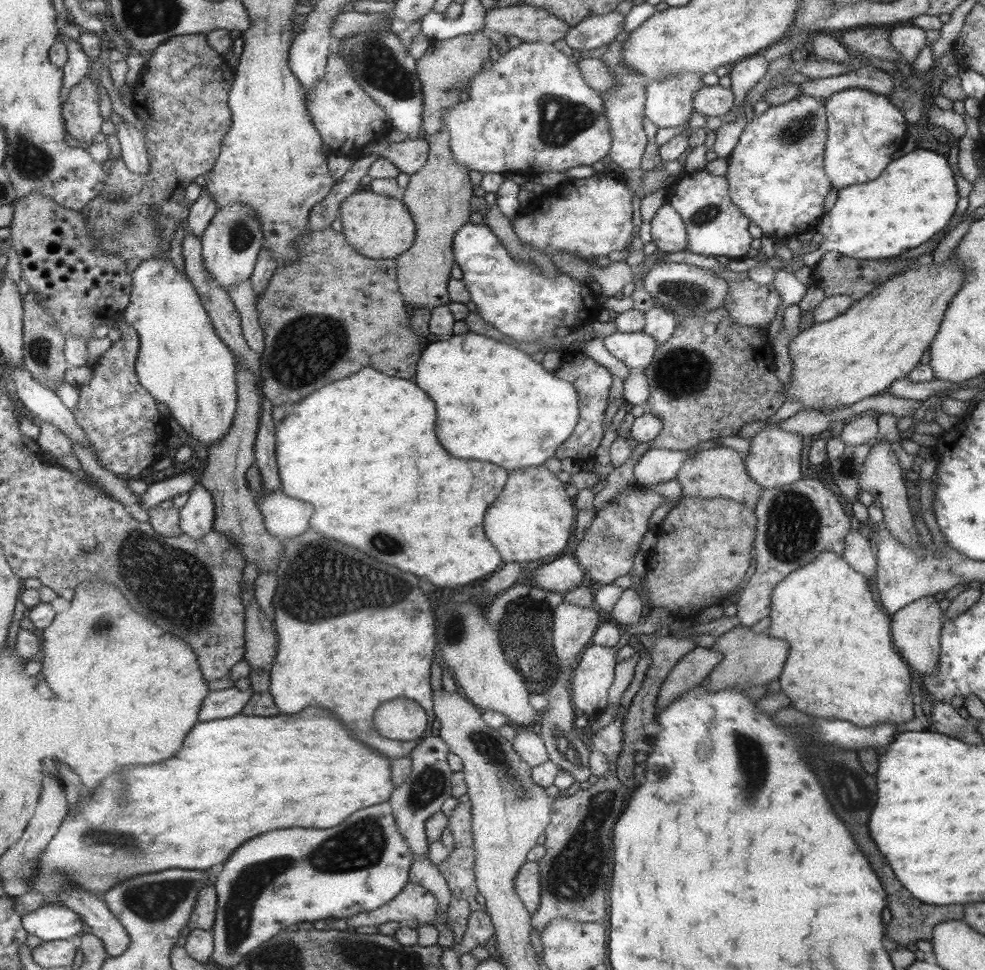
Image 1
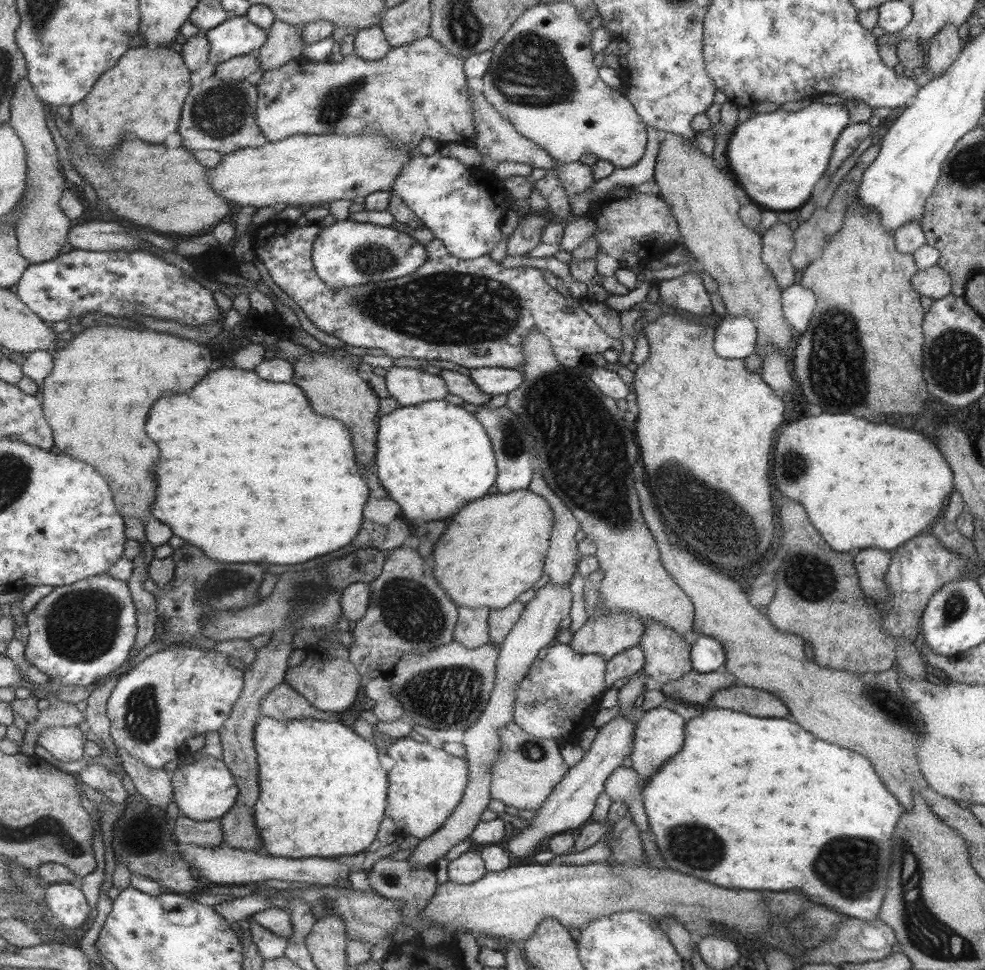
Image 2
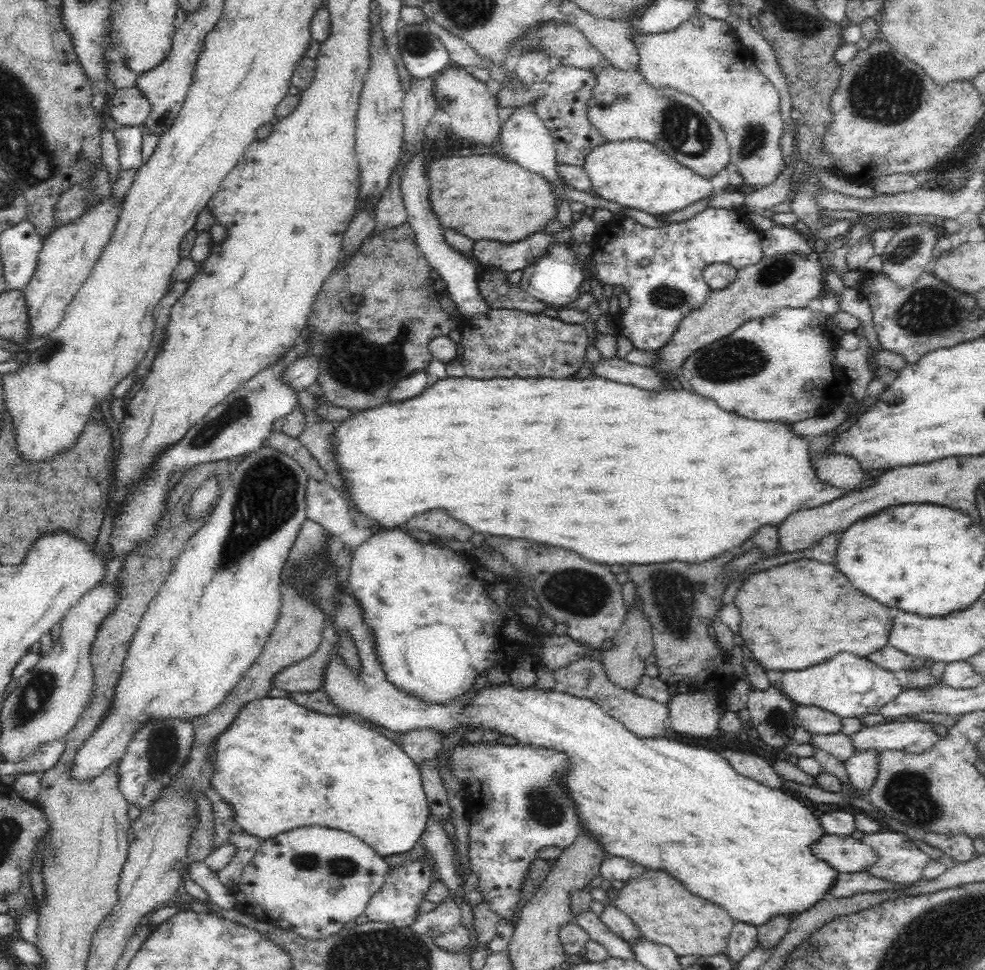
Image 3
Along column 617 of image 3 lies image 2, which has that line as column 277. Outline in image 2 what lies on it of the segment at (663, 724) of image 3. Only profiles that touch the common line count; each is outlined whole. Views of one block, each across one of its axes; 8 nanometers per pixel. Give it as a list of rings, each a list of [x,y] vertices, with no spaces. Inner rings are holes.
[[[284,682],[271,690],[263,701],[260,703],[260,714],[263,716],[271,717],[275,720],[287,720],[287,719],[301,719],[312,718],[317,720],[335,720],[335,714],[330,710],[325,714],[325,711],[317,710],[310,705],[310,702],[304,700],[295,690]]]

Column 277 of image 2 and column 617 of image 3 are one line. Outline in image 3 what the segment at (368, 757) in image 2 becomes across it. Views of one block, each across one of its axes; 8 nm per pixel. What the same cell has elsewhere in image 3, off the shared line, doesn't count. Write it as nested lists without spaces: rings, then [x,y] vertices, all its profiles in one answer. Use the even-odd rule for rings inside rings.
[[[306,520],[300,525],[299,532],[294,537],[294,546],[288,552],[288,558],[284,562],[284,570],[280,570],[280,585],[281,587],[290,586],[300,598],[307,598],[310,602],[314,602],[316,607],[320,607],[320,611],[324,612],[325,621],[332,623],[333,631],[336,636],[336,644],[331,648],[327,661],[325,662],[322,675],[322,690],[328,696],[328,700],[339,710],[339,714],[352,714],[359,718],[360,722],[370,724],[370,726],[378,726],[380,728],[387,728],[396,732],[396,734],[408,734],[408,732],[416,732],[416,730],[434,730],[440,734],[440,738],[456,732],[456,730],[466,730],[468,732],[476,732],[476,730],[486,730],[486,732],[498,732],[498,736],[506,738],[514,738],[516,744],[520,746],[538,746],[546,750],[555,750],[570,760],[568,762],[568,774],[564,774],[564,778],[559,778],[562,782],[564,790],[568,790],[567,794],[572,798],[572,802],[576,802],[576,816],[579,823],[579,829],[588,832],[599,846],[602,846],[604,851],[612,854],[613,857],[620,857],[629,860],[633,864],[642,864],[644,868],[650,870],[664,870],[666,874],[672,874],[672,878],[678,878],[684,888],[704,900],[710,900],[714,904],[722,905],[729,915],[736,922],[747,922],[750,925],[759,927],[766,921],[771,920],[772,917],[786,916],[796,918],[798,914],[802,913],[809,906],[815,904],[822,898],[826,898],[827,890],[831,888],[831,882],[835,881],[835,874],[837,873],[831,866],[825,862],[821,862],[816,858],[809,849],[810,843],[818,840],[820,836],[824,836],[824,831],[820,827],[820,823],[806,806],[802,806],[798,799],[788,796],[782,788],[775,789],[764,786],[751,778],[744,778],[743,775],[738,774],[729,764],[722,754],[718,754],[706,748],[681,743],[679,741],[670,739],[668,735],[664,737],[644,738],[626,730],[621,722],[606,714],[594,701],[590,698],[577,698],[571,696],[566,692],[559,692],[558,690],[544,690],[537,685],[528,686],[528,688],[518,688],[511,682],[502,682],[502,684],[486,684],[480,690],[476,686],[472,686],[472,690],[464,692],[460,698],[452,698],[452,702],[424,702],[422,698],[412,698],[412,694],[404,694],[404,690],[398,690],[393,686],[392,682],[388,681],[384,674],[384,667],[380,665],[380,659],[376,656],[376,641],[374,640],[373,629],[366,623],[366,615],[362,612],[360,601],[352,596],[352,591],[348,588],[349,584],[341,586],[340,567],[333,562],[329,562],[329,554],[326,554],[326,547],[329,546],[328,538],[331,534],[326,532],[326,529],[312,520]],[[342,636],[349,636],[351,642],[354,643],[359,667],[354,671],[344,657],[338,653],[337,638]]]

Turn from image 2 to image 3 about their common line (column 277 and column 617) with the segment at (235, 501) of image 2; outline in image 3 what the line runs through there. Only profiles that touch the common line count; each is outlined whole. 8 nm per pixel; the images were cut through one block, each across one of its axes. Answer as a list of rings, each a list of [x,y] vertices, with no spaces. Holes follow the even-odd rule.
[[[446,377],[437,380],[436,384],[428,385],[426,390],[420,396],[408,398],[408,400],[386,401],[380,404],[378,408],[366,409],[363,411],[353,411],[350,416],[335,424],[335,429],[331,432],[331,454],[335,457],[335,466],[338,466],[339,477],[343,479],[343,486],[347,487],[347,498],[351,498],[351,504],[359,510],[359,514],[364,516],[365,520],[371,521],[378,525],[378,528],[396,529],[401,524],[406,524],[410,518],[414,518],[416,514],[424,514],[428,510],[444,510],[450,518],[456,518],[458,522],[464,522],[468,528],[472,528],[472,532],[478,534],[490,534],[490,536],[508,536],[508,538],[522,538],[522,540],[534,540],[540,544],[550,544],[550,546],[558,546],[558,548],[566,548],[566,550],[574,550],[578,556],[598,562],[598,564],[656,564],[656,562],[668,562],[668,560],[682,560],[689,564],[700,564],[706,562],[710,558],[716,558],[724,551],[730,550],[732,546],[740,546],[754,528],[759,526],[774,525],[778,526],[792,512],[798,512],[802,509],[811,509],[822,506],[827,502],[832,502],[835,498],[842,497],[844,490],[836,490],[831,486],[824,486],[814,478],[814,470],[810,470],[808,464],[808,452],[806,448],[806,440],[800,440],[796,436],[790,434],[788,422],[756,422],[756,420],[746,420],[740,418],[738,414],[728,414],[722,412],[712,400],[702,398],[698,394],[690,394],[686,389],[674,391],[669,387],[664,394],[654,394],[655,391],[644,390],[637,386],[622,386],[618,382],[610,382],[606,378],[588,378],[588,380],[556,380],[556,378],[491,378],[490,380],[480,380],[470,377]]]

